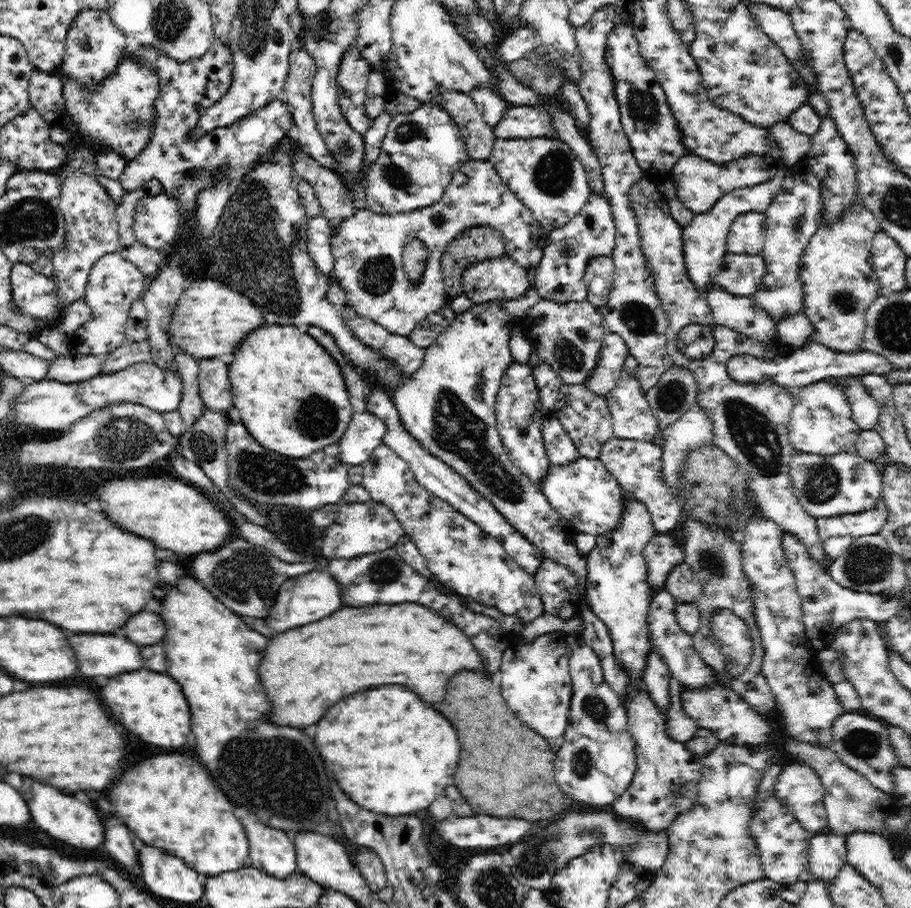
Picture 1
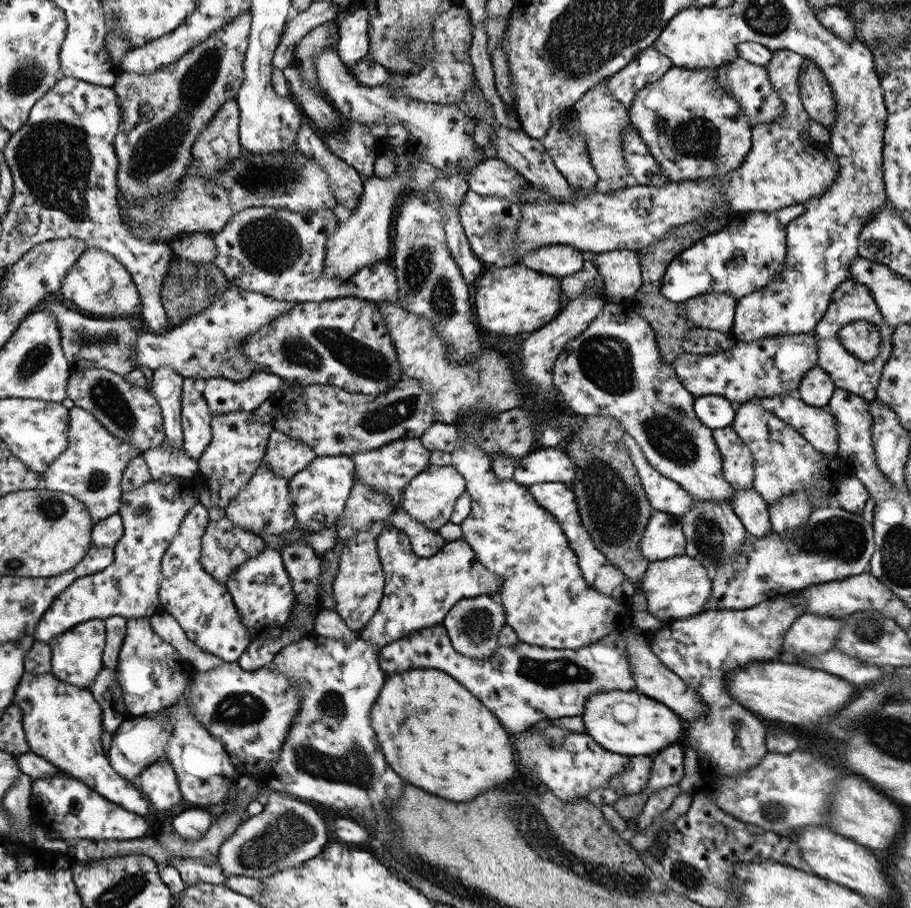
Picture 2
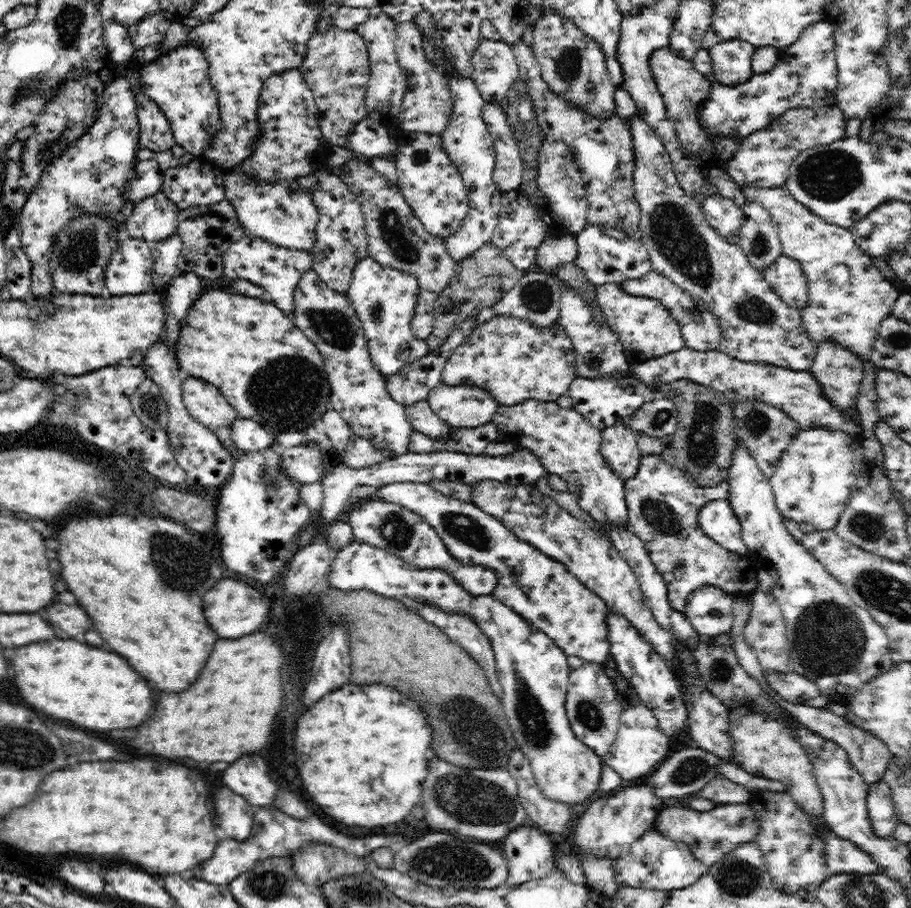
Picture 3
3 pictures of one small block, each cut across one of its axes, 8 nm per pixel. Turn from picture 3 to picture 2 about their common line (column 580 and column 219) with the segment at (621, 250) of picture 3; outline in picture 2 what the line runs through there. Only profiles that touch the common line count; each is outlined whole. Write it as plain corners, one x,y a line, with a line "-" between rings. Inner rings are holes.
253,206
234,214
221,231
211,234
216,245
216,258
211,262
222,269
232,287
258,292
275,300
298,304
354,297
397,305
397,277
388,260
366,266
344,281
326,277
329,238
338,225
339,220
330,209
301,213
273,206

